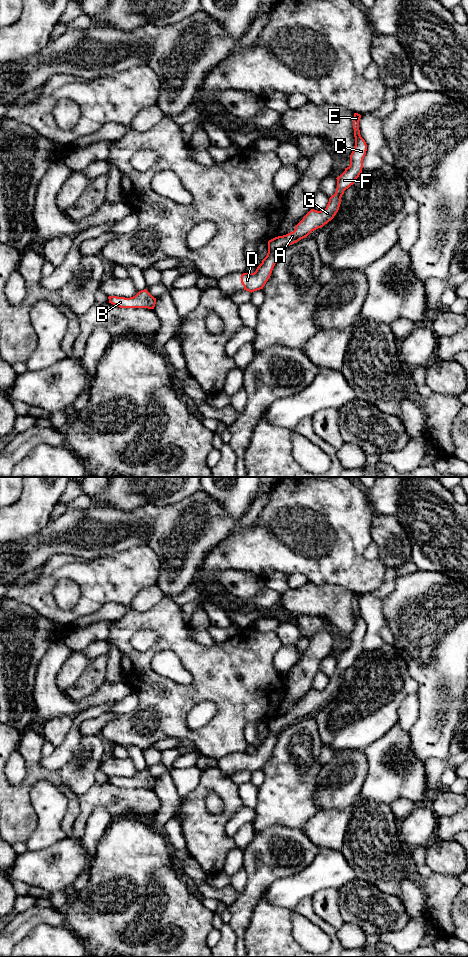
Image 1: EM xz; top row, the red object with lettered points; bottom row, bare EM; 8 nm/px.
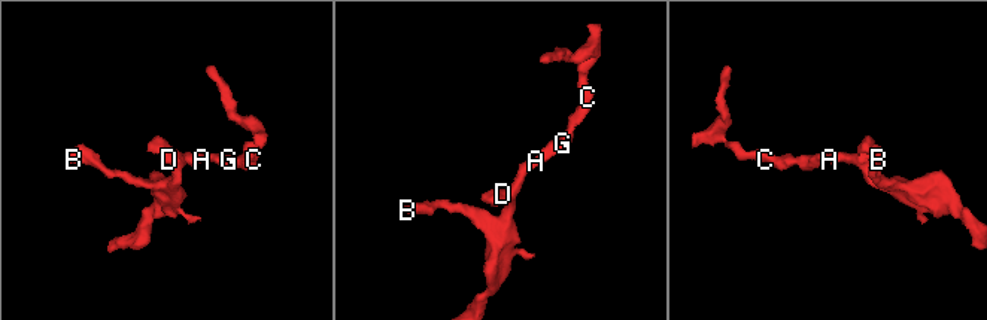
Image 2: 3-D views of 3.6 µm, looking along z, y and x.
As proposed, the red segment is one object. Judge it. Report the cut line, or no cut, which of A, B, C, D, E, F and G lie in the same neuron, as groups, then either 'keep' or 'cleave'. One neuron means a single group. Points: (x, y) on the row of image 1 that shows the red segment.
no cut | A B C D E F G | keep

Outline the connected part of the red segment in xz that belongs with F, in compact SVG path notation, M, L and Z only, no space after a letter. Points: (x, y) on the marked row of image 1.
M354 113L353 129L355 146L350 155L350 165L336 178L336 192L329 198L326 208L321 211L311 209L295 226L293 232L269 240L267 256L262 260L262 263L257 267L256 271L254 273L243 273L241 275L241 283L244 286L244 290L252 293L263 289L271 276L280 253L288 246L307 237L312 231L323 227L334 218L339 210L341 197L344 194L344 191L353 185L362 173L363 159L366 155L367 144L360 135L360 118L360 114Z

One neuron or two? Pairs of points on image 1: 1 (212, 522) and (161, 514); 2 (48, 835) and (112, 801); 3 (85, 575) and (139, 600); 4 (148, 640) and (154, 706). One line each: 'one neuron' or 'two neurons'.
1: one neuron
2: one neuron
3: two neurons
4: two neurons

